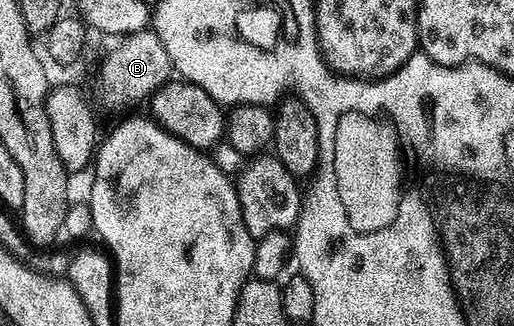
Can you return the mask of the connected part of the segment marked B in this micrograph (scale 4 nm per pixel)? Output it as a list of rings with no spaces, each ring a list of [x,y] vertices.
[[[146,28],[140,33],[121,36],[120,41],[104,57],[100,65],[100,74],[96,77],[96,97],[108,109],[120,113],[123,109],[132,109],[139,101],[147,102],[157,89],[166,84],[173,76],[174,70],[166,55],[166,47]]]

